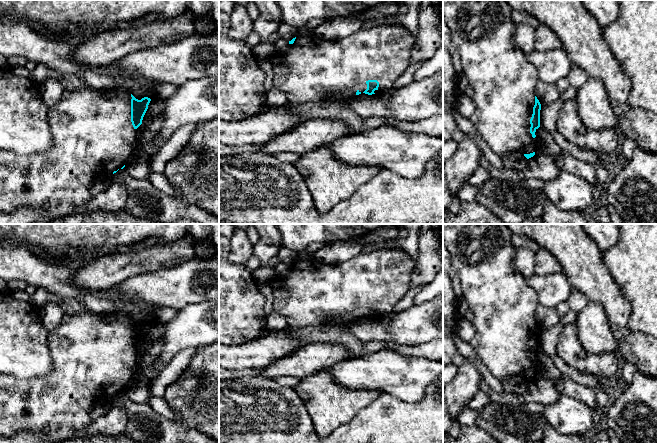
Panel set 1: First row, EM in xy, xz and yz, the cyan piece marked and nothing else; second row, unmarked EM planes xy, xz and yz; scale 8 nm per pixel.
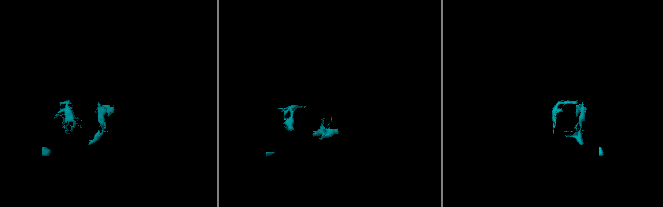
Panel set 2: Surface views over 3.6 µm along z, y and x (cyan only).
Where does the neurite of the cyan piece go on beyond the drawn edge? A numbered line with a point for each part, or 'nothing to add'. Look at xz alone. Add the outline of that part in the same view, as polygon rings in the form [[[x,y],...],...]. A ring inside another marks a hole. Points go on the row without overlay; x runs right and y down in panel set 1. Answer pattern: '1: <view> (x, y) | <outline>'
1: xz (312, 293) | [[[380,249],[357,256],[340,263],[325,263],[311,258],[296,262],[293,268],[289,268],[285,276],[279,278],[270,277],[270,287],[273,293],[273,311],[285,317],[291,328],[316,327],[323,324],[350,325],[356,320],[356,316],[363,317],[367,313],[368,304],[377,304],[379,311],[374,315],[381,318],[393,312],[396,303],[404,297],[410,289],[410,280],[414,269],[414,260],[403,249]]]

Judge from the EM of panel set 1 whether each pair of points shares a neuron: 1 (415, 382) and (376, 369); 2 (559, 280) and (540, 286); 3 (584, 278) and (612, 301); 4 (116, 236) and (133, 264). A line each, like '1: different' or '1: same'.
1: same
2: same
3: same
4: different

